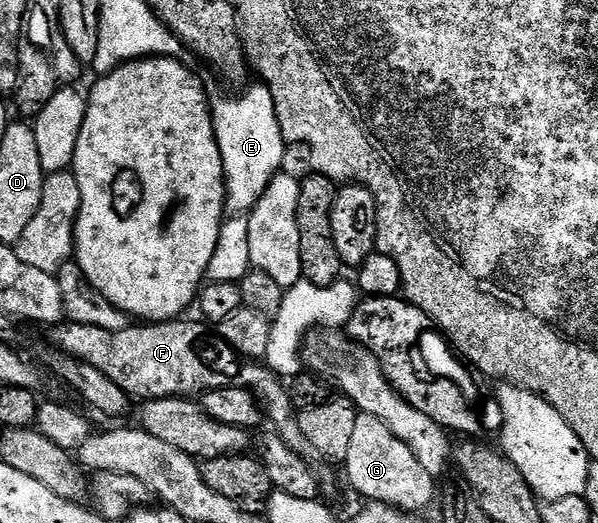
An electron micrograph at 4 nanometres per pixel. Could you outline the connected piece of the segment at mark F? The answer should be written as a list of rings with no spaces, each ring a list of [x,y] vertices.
[[[188,319],[140,323],[135,326],[137,329],[129,327],[122,331],[61,323],[51,330],[51,344],[60,352],[96,367],[106,379],[114,379],[129,398],[140,397],[141,402],[163,397],[192,399],[217,388],[218,381],[215,371],[196,354],[196,340],[203,335],[205,326],[199,320],[184,320]]]

